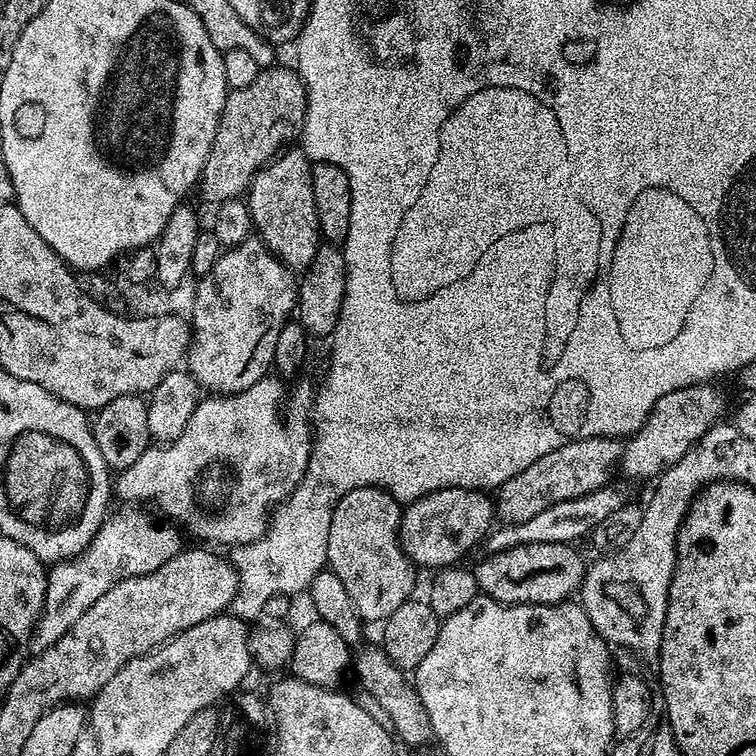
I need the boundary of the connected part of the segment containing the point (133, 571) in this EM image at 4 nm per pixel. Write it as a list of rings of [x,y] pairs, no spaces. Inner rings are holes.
[[[124,512],[121,516],[109,515],[105,523],[101,524],[95,540],[89,542],[87,548],[71,560],[61,560],[53,563],[47,569],[48,585],[44,608],[36,620],[36,627],[30,637],[30,648],[33,653],[45,652],[106,590],[110,590],[118,582],[126,578],[134,578],[142,574],[150,574],[158,570],[161,562],[168,560],[168,544],[166,542],[166,527],[152,525],[152,520],[144,516],[140,525],[132,524],[136,516],[132,512]],[[136,548],[140,548],[140,556],[144,560],[136,560]]]

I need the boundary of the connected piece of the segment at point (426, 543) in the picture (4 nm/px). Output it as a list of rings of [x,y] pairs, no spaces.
[[[443,488],[411,501],[400,514],[400,545],[413,565],[439,570],[461,563],[476,543],[493,531],[494,500],[478,488]]]

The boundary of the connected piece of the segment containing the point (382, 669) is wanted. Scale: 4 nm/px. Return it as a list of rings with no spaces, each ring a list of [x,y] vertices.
[[[361,647],[356,653],[356,676],[360,684],[372,695],[372,700],[384,711],[383,719],[390,725],[395,739],[401,745],[424,744],[433,739],[430,718],[420,701],[420,695],[416,692],[413,681],[406,677],[405,669],[397,666],[390,658],[390,654],[384,652],[383,647]]]

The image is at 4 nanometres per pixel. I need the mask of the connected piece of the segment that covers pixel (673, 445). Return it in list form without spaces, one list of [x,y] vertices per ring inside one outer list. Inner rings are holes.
[[[691,384],[680,390],[670,391],[655,403],[647,419],[623,445],[621,451],[621,473],[630,478],[659,477],[667,469],[679,465],[685,454],[699,443],[717,425],[716,421],[726,408],[723,394],[712,384]]]

